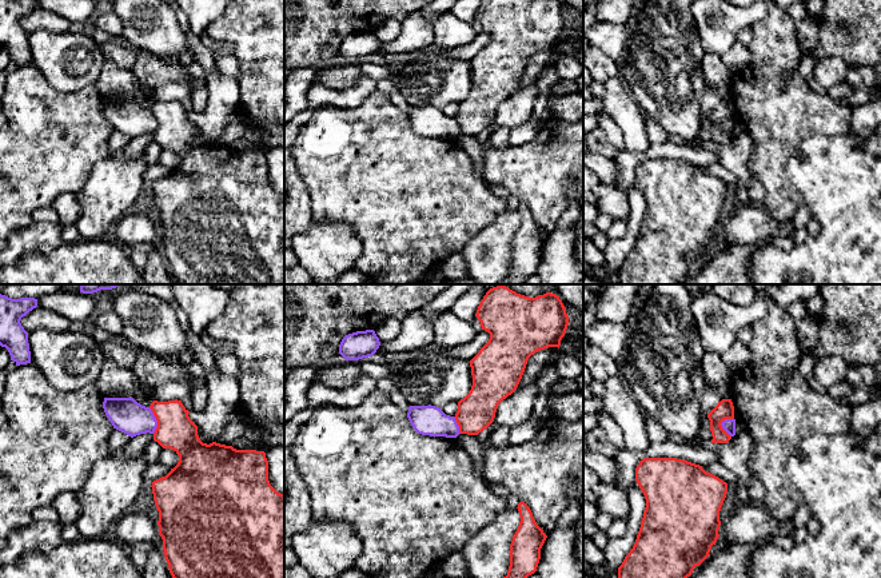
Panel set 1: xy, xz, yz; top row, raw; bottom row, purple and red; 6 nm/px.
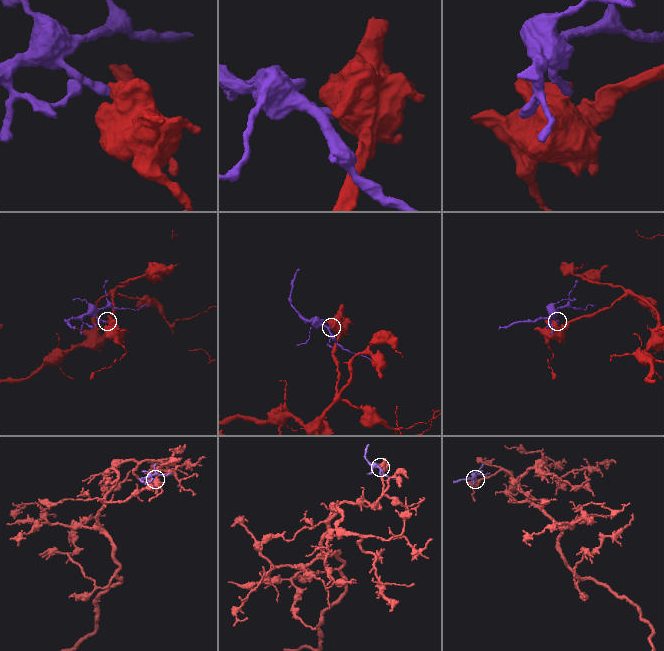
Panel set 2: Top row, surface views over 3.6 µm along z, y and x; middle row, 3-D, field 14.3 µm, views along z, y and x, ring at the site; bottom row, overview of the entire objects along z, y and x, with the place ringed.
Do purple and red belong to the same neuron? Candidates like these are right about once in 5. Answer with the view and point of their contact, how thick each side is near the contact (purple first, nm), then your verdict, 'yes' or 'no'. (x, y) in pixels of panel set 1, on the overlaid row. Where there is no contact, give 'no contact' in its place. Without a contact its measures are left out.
contact xy (156, 421); calibres 200 and 220 nm; no

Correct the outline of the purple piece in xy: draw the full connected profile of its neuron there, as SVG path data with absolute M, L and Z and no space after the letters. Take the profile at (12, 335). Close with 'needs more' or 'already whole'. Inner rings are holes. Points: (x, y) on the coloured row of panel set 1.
M0 294L0 346L5 347L16 366L31 363L28 332L20 320L37 307L37 299L12 299Z; already whole

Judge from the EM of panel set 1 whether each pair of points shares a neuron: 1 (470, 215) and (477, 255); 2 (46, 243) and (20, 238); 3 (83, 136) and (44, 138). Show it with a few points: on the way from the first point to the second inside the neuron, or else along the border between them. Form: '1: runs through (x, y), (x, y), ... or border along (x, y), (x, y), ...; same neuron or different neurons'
1: border along (498, 215), (478, 230), (459, 251); different neurons
2: runs through (39, 239), (27, 239); same neuron
3: runs through (74, 136), (68, 136), (64, 140), (54, 139); same neuron

